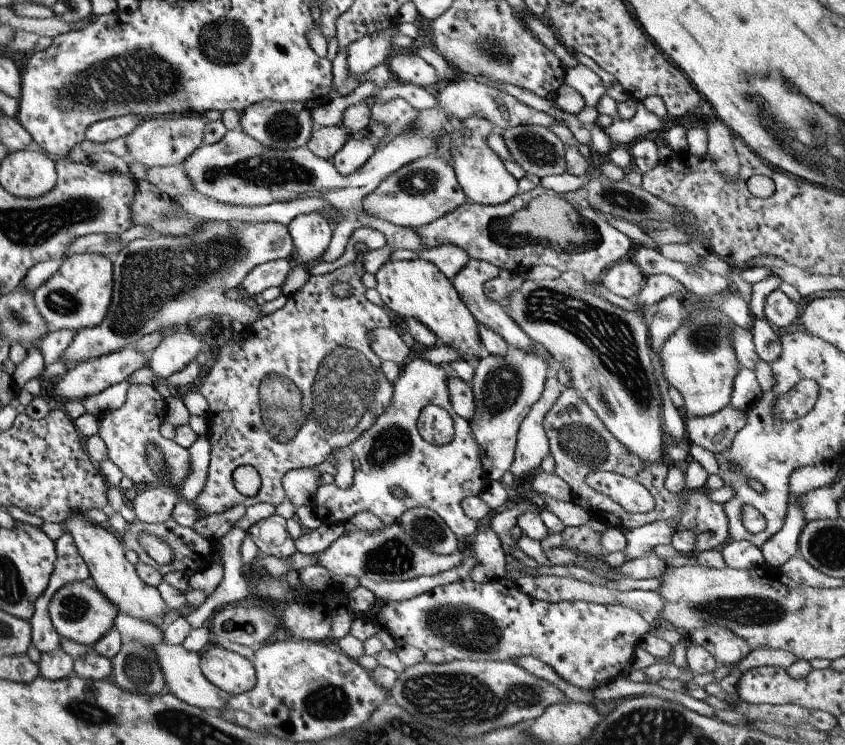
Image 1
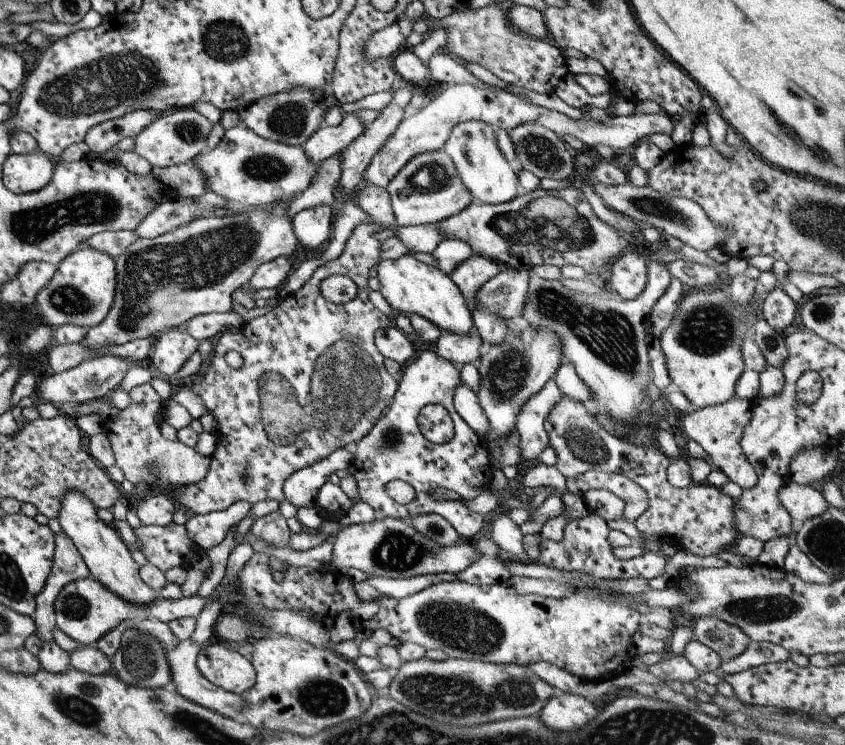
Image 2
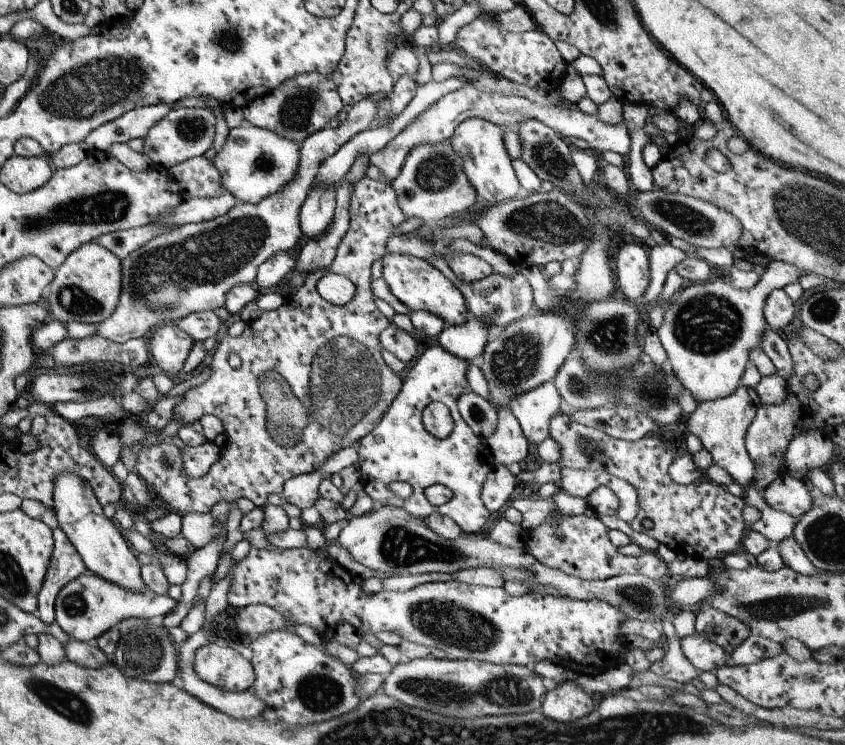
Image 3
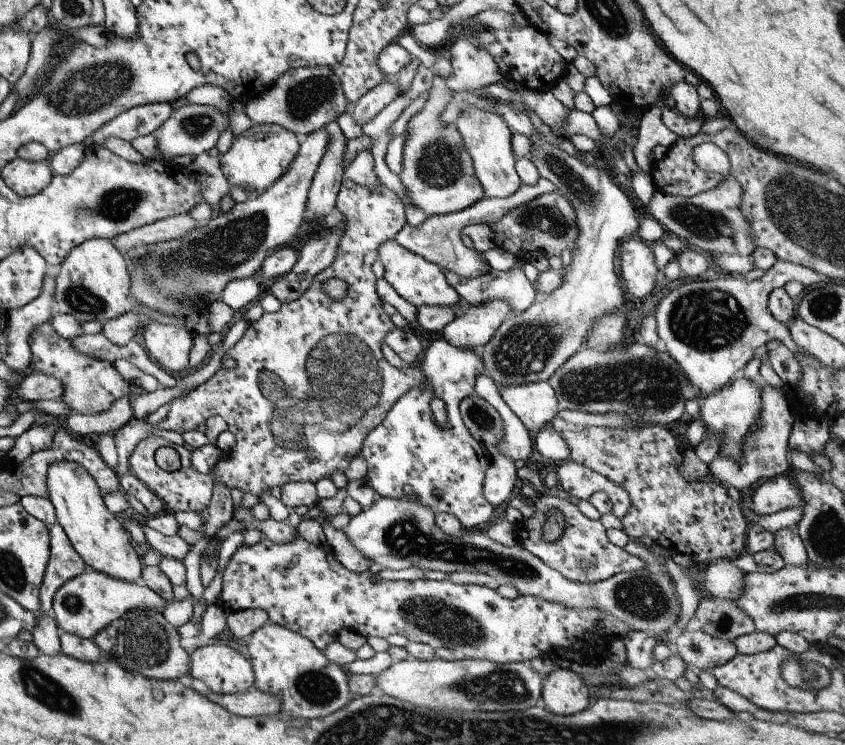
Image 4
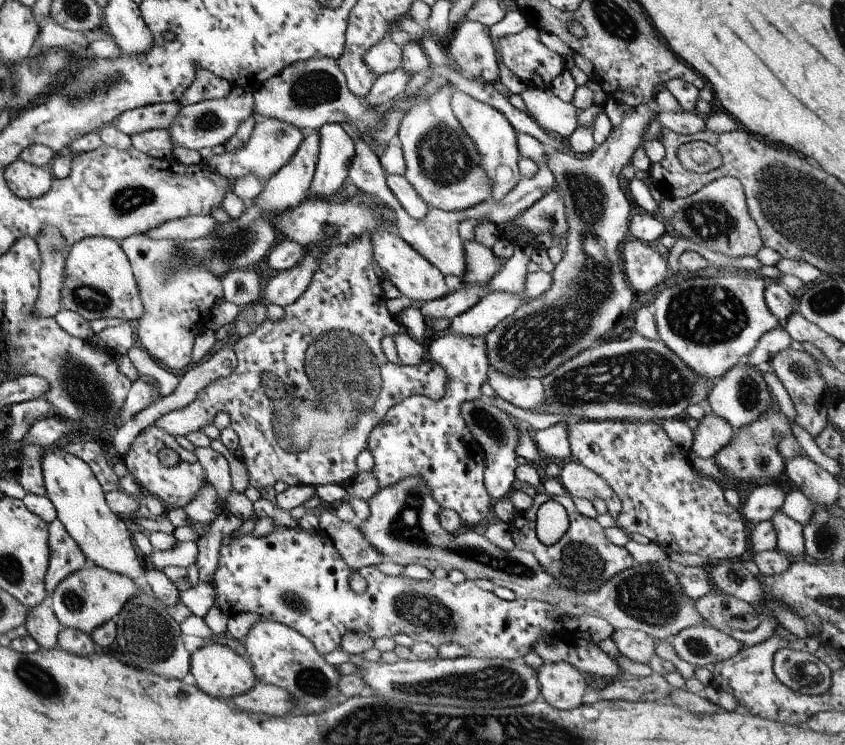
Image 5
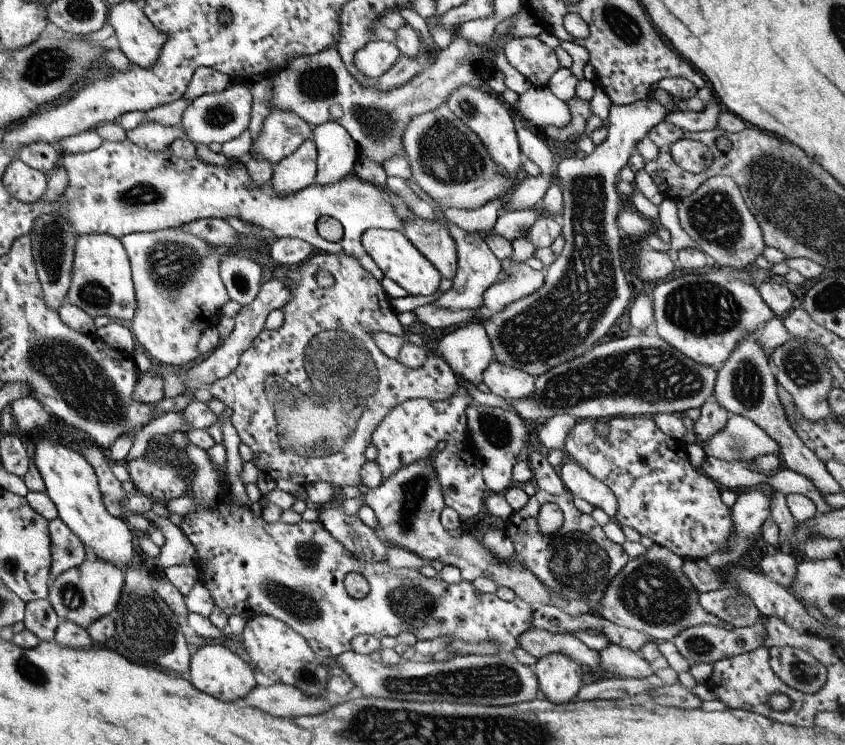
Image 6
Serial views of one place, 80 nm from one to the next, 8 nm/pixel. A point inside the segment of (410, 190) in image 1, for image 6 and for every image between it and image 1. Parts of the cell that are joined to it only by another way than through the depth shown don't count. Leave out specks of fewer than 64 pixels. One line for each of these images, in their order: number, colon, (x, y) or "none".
2: (426, 190)
3: (431, 186)
4: (437, 175)
5: (442, 165)
6: (447, 160)

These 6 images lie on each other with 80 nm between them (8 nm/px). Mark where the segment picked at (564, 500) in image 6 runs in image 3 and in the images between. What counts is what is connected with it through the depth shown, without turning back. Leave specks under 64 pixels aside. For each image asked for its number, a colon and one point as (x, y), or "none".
3: (578, 546)
4: (582, 554)
5: (581, 560)

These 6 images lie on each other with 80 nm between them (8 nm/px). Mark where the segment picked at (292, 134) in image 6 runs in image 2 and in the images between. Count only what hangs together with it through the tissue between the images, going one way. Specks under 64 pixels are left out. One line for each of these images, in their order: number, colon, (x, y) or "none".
2: (245, 170)
3: (253, 163)
4: (259, 155)
5: (272, 141)

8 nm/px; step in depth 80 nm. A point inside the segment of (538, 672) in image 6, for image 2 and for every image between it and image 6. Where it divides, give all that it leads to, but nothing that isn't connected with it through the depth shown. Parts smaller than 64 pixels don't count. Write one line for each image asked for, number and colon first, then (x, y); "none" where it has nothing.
2: (561, 712)
3: (563, 703)
4: (563, 692)
5: (561, 685)

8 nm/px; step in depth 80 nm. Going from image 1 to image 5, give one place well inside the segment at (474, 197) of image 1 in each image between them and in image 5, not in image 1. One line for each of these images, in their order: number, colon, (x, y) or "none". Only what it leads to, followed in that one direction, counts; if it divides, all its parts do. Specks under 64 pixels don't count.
2: (484, 173)
3: (484, 161)
4: (486, 137)
5: (494, 138)

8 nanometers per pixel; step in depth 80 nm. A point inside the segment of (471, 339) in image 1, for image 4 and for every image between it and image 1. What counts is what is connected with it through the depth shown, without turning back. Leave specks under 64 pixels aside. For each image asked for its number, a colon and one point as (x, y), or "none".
2: (410, 287)
3: (417, 285)
4: (418, 282)

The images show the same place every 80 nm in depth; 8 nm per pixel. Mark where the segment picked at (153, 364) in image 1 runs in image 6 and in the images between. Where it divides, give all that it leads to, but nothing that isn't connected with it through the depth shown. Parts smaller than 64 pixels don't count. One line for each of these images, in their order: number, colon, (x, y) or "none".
2: (171, 349)
3: (169, 346)
4: (169, 345)
5: (176, 295)
6: (178, 291)

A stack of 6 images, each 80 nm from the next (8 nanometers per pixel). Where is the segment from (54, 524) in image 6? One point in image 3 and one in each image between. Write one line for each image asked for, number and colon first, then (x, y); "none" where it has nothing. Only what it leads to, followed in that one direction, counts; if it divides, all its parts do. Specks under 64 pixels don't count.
3: (65, 565)
4: (64, 562)
5: (65, 558)

